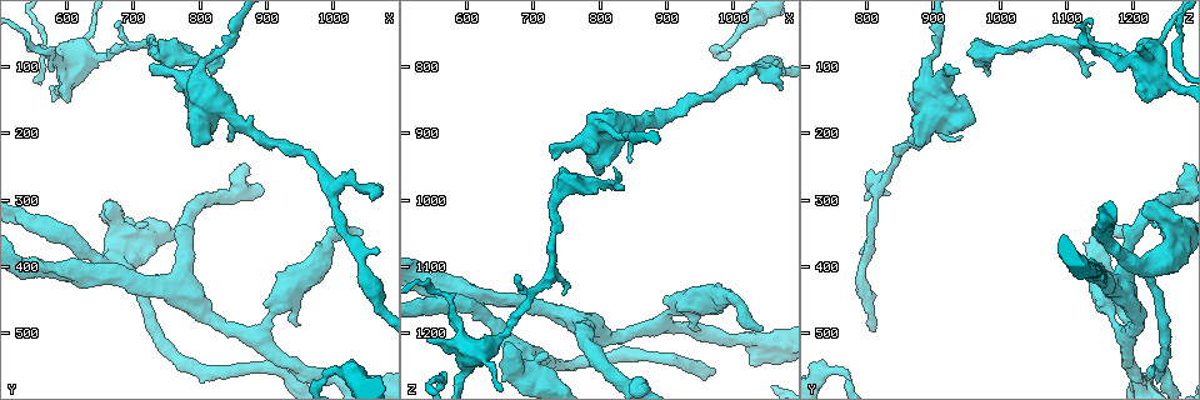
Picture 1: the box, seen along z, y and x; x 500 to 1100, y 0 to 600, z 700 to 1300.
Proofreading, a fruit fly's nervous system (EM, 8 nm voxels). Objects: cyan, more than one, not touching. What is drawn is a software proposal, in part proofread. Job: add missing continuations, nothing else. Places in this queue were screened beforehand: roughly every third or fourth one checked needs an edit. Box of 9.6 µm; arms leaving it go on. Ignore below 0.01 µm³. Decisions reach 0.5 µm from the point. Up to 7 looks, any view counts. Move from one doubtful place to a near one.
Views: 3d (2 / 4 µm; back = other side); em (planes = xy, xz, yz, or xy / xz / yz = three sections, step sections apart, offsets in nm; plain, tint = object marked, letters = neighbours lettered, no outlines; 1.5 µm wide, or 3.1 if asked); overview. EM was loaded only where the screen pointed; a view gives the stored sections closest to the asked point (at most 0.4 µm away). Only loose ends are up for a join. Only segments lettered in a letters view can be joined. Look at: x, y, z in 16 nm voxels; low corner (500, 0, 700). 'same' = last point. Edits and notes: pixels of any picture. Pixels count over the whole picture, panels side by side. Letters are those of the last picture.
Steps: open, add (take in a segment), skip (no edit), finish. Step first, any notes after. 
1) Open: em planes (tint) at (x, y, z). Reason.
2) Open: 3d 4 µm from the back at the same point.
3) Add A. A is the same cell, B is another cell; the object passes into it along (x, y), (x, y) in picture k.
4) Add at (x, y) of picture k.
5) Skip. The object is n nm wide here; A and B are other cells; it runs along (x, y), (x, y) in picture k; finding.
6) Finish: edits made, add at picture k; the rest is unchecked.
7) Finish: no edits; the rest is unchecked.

Open: em planes (plain) at (845, 200, 940). Free end.

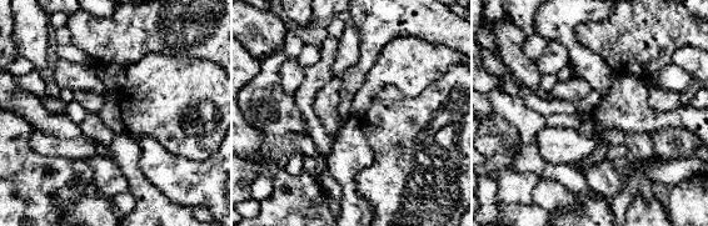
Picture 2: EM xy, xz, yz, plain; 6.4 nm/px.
Open: em planes (letters) at the same point.

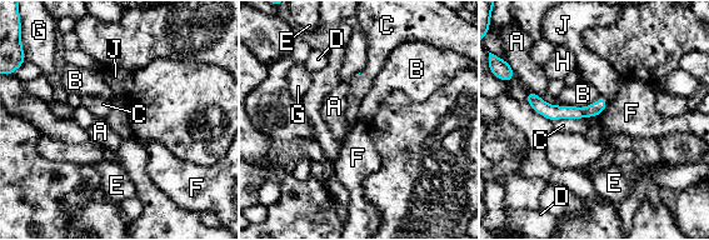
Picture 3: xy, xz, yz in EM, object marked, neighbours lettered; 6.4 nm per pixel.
Skip. The longest contact is with B, 240 nm; A, B, C, D, E, F, G, H and J are other cells; none of them fits.

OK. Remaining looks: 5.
Open: em planes (plain) at (945, 485, 1195). Free end.

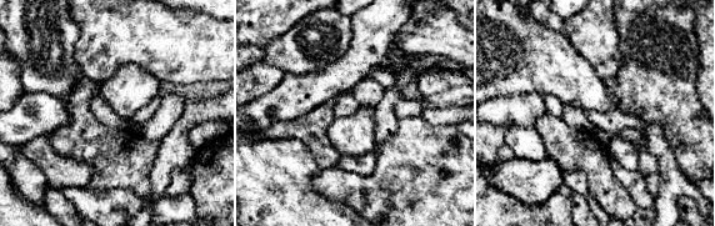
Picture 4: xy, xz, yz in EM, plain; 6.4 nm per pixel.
Open: em planes (letters) at the same point.

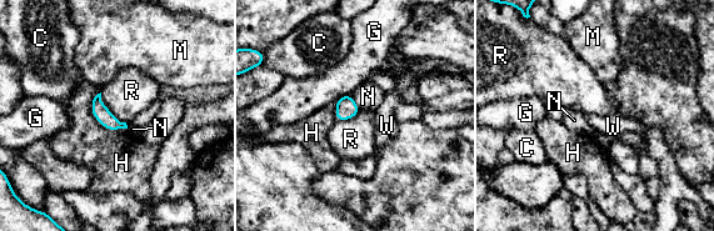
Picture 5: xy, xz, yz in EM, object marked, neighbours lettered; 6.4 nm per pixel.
Skip. C, G, H, M, N, R and W are other cells; none of them fits.

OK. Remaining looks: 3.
Open: 3d 2 µm at (660, 320, 1220).

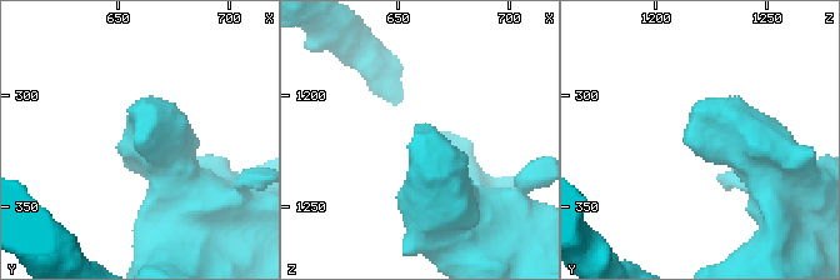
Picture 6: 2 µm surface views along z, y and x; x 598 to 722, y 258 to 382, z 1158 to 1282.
Open: em planes (letters) at (658, 316, 1218).

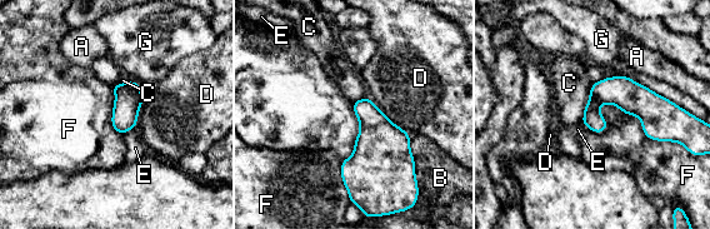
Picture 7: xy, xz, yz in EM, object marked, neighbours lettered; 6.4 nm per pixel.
Skip. A, B, C, D, E, F and G are other cells; a border runs along (583, 124), (646, 138) in picture 7; no lettered segment goes on from it.

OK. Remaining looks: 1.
Finish: no edits; the rest is unchecked.

